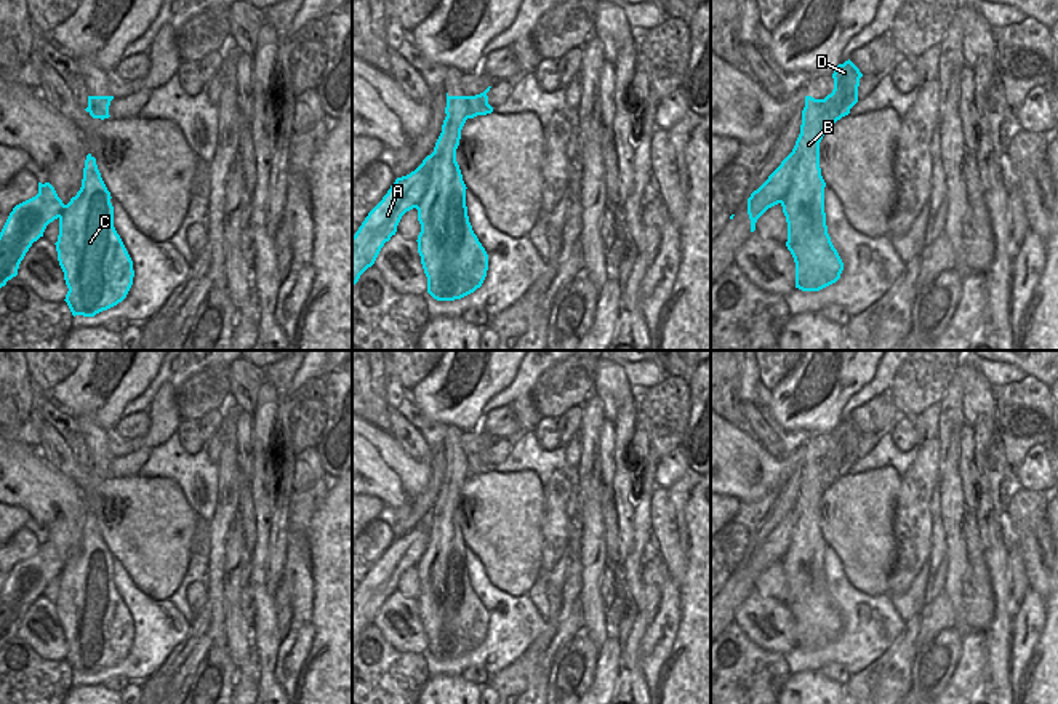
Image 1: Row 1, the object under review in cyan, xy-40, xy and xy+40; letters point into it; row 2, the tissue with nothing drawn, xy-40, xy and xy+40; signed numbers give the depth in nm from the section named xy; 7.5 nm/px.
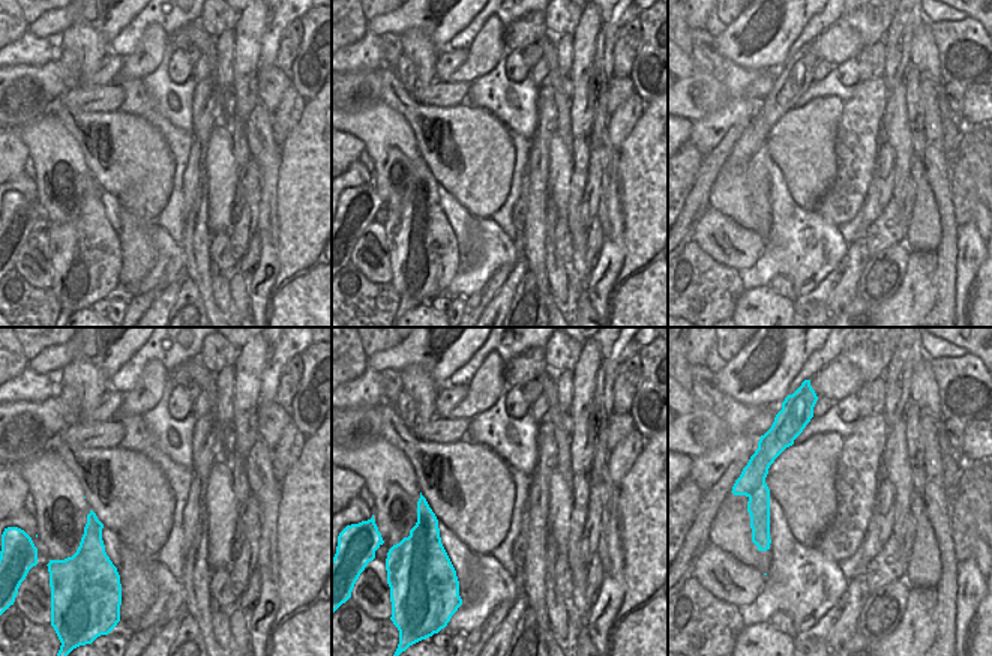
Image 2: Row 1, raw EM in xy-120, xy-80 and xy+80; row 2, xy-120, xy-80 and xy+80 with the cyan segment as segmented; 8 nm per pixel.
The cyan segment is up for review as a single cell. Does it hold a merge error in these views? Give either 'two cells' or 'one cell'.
two cells

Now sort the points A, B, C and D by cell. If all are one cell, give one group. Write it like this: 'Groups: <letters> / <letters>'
Groups: A B D / C

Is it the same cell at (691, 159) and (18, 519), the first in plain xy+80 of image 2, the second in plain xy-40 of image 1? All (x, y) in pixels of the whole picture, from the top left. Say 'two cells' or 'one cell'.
two cells

